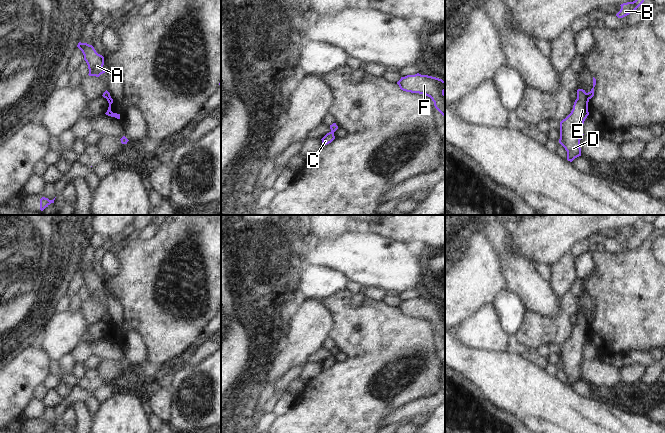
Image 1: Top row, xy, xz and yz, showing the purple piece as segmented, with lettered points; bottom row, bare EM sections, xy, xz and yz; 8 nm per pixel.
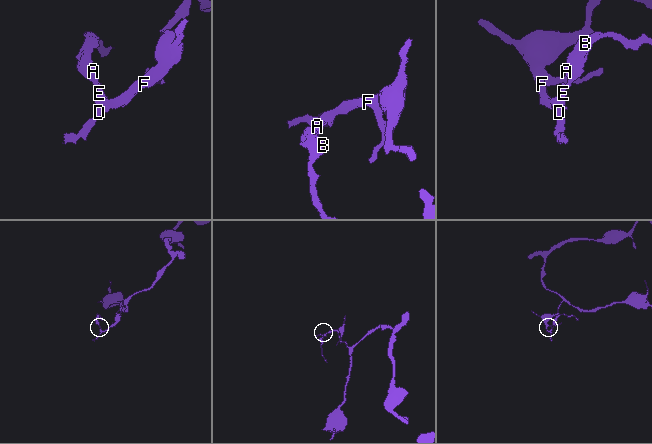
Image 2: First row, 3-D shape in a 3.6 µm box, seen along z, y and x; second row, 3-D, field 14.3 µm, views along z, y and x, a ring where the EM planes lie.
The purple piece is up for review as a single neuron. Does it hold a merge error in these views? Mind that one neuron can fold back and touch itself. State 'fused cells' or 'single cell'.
fused cells

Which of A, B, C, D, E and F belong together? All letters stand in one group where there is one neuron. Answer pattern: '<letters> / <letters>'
A B C / D E F

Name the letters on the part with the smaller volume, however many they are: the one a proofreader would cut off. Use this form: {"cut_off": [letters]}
{"cut_off": ["A", "B", "C"]}

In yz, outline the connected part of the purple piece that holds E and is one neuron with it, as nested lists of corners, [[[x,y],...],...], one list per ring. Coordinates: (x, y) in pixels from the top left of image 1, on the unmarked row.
[[[583,313],[577,314],[577,323],[571,337],[560,346],[559,367],[567,375],[567,384],[572,386],[581,380],[580,364],[583,358],[583,348],[588,336],[589,322]]]

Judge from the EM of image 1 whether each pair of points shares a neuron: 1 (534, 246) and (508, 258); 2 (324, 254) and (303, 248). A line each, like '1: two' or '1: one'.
1: two
2: one

